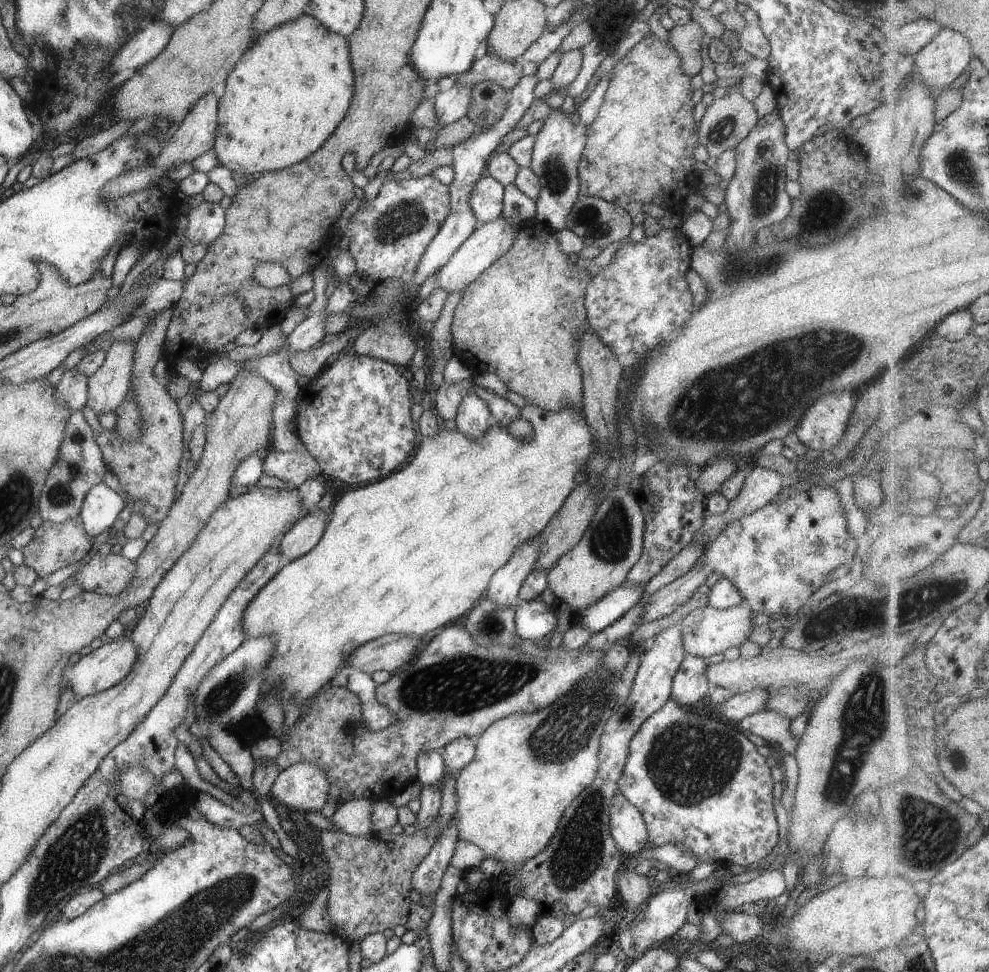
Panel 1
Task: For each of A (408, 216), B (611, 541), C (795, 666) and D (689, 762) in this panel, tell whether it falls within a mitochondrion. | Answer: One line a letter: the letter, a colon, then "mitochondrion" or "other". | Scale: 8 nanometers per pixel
A: mitochondrion
B: mitochondrion
C: other
D: mitochondrion

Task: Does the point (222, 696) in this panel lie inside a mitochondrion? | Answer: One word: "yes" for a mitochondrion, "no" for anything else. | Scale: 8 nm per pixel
yes

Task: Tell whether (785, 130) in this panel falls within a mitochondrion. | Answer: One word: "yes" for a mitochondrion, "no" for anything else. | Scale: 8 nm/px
no

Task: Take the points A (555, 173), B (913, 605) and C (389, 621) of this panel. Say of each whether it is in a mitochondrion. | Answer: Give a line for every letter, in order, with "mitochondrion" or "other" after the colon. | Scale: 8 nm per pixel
A: mitochondrion
B: mitochondrion
C: other

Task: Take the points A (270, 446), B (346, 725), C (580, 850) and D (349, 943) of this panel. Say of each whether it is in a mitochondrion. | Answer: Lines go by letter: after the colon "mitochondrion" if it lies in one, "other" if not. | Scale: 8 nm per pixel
A: other
B: mitochondrion
C: mitochondrion
D: other

